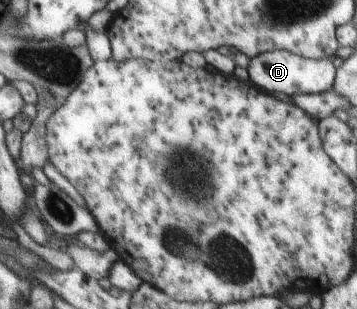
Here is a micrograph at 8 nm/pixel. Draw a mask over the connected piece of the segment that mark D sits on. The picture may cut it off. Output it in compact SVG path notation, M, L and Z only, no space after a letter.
M276 49L272 52L265 52L250 59L247 71L249 72L249 81L256 87L260 88L266 93L280 93L287 97L294 97L301 94L320 94L332 90L335 81L335 74L337 69L334 67L333 58L326 57L325 59L309 59L293 52Z

